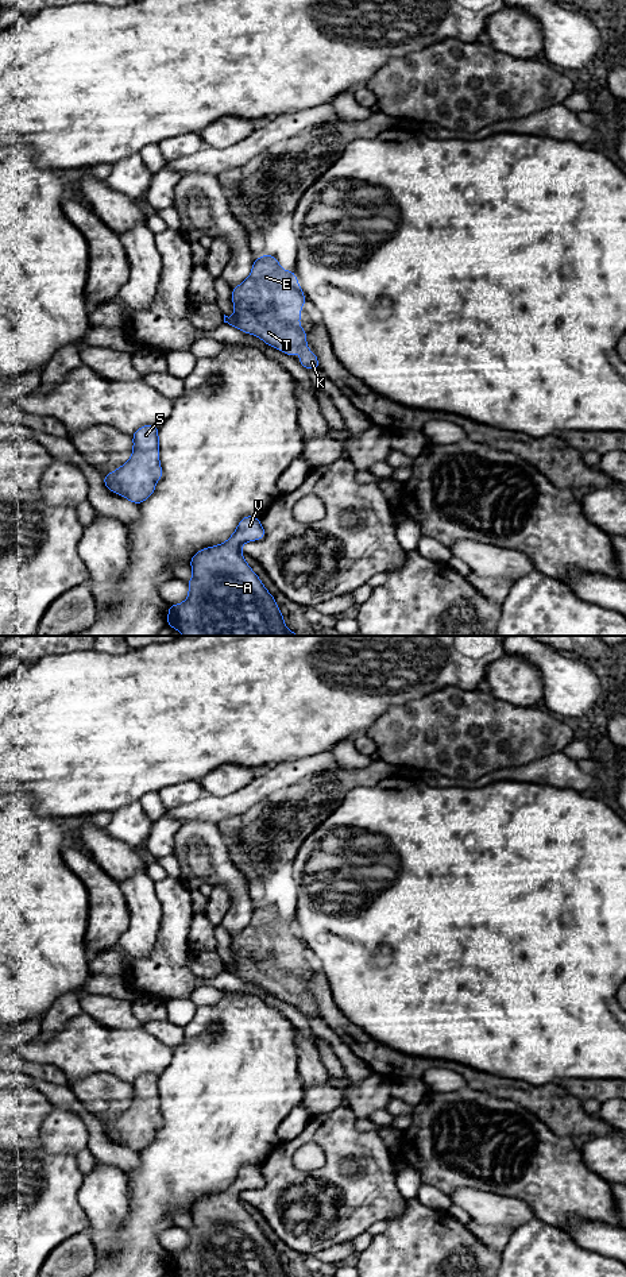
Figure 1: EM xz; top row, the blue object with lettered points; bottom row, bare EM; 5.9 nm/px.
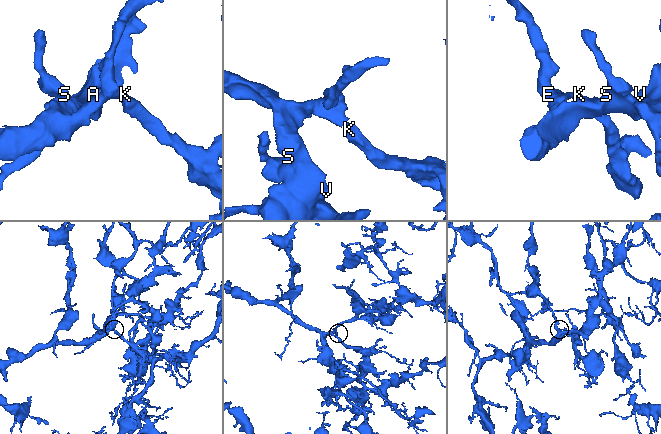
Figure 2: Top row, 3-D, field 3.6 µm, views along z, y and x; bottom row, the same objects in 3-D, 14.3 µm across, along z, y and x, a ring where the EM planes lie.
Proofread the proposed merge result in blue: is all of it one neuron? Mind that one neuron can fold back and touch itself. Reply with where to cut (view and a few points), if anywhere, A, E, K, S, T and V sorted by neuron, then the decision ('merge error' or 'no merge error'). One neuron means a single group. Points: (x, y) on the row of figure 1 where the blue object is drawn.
no cut | A E K S T V | no merge error

